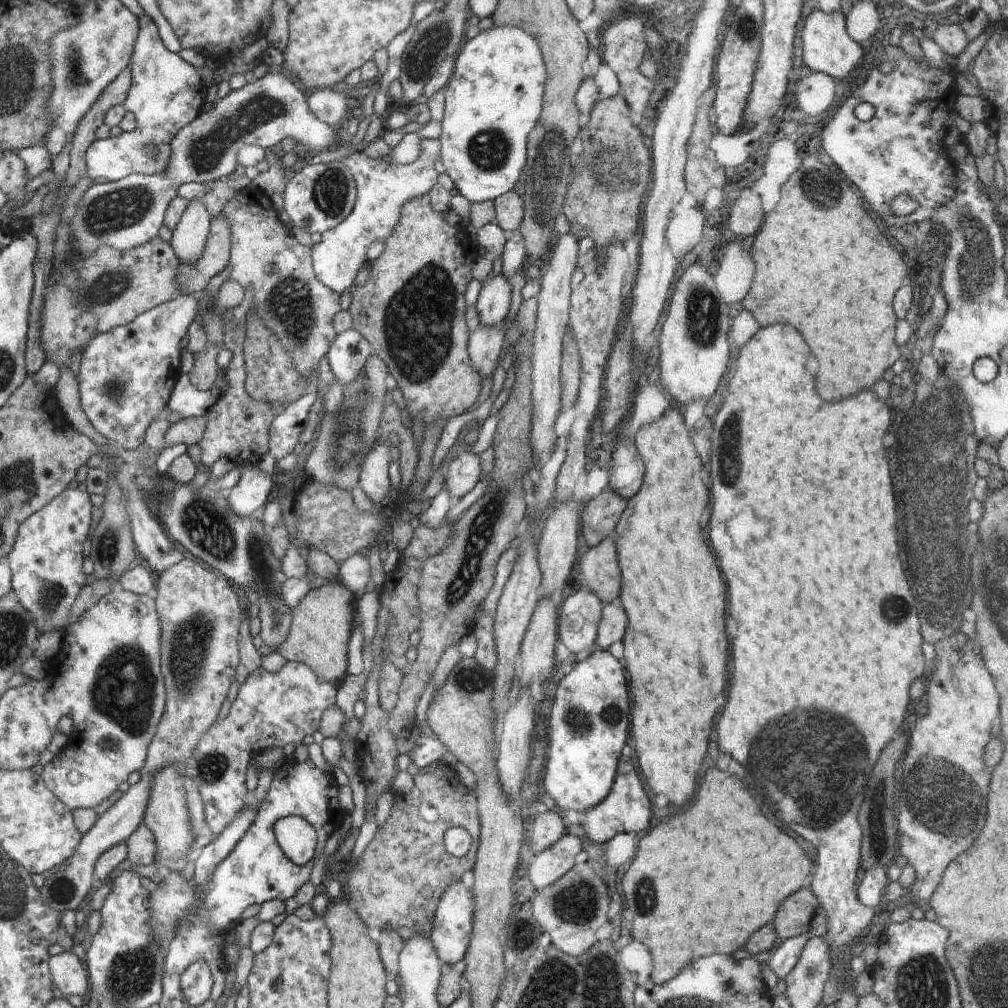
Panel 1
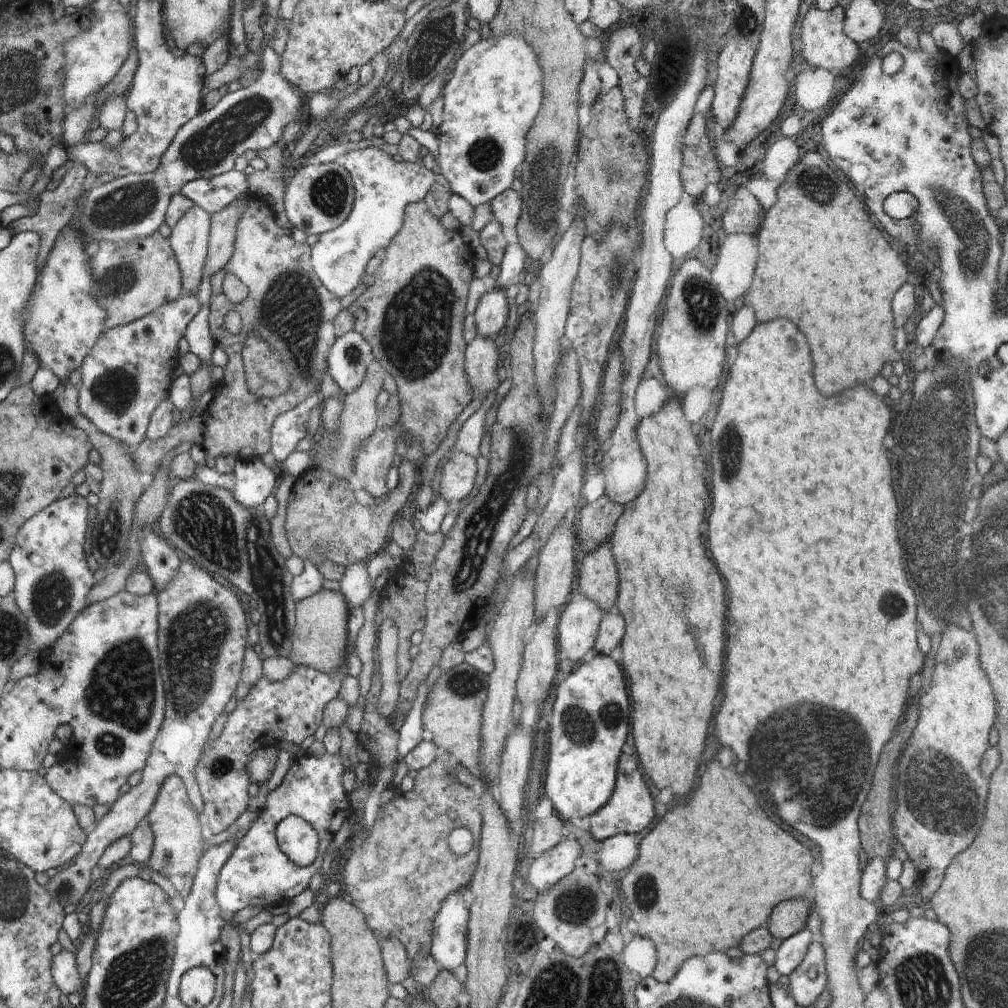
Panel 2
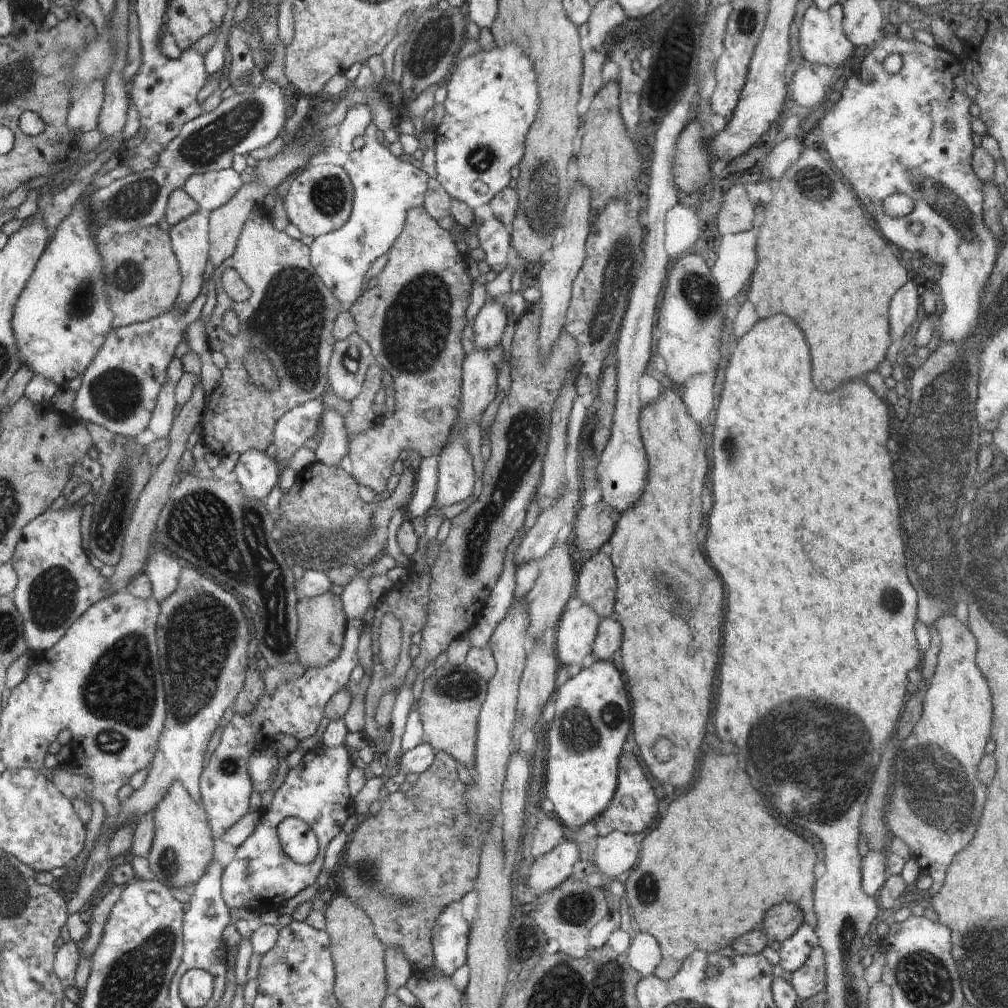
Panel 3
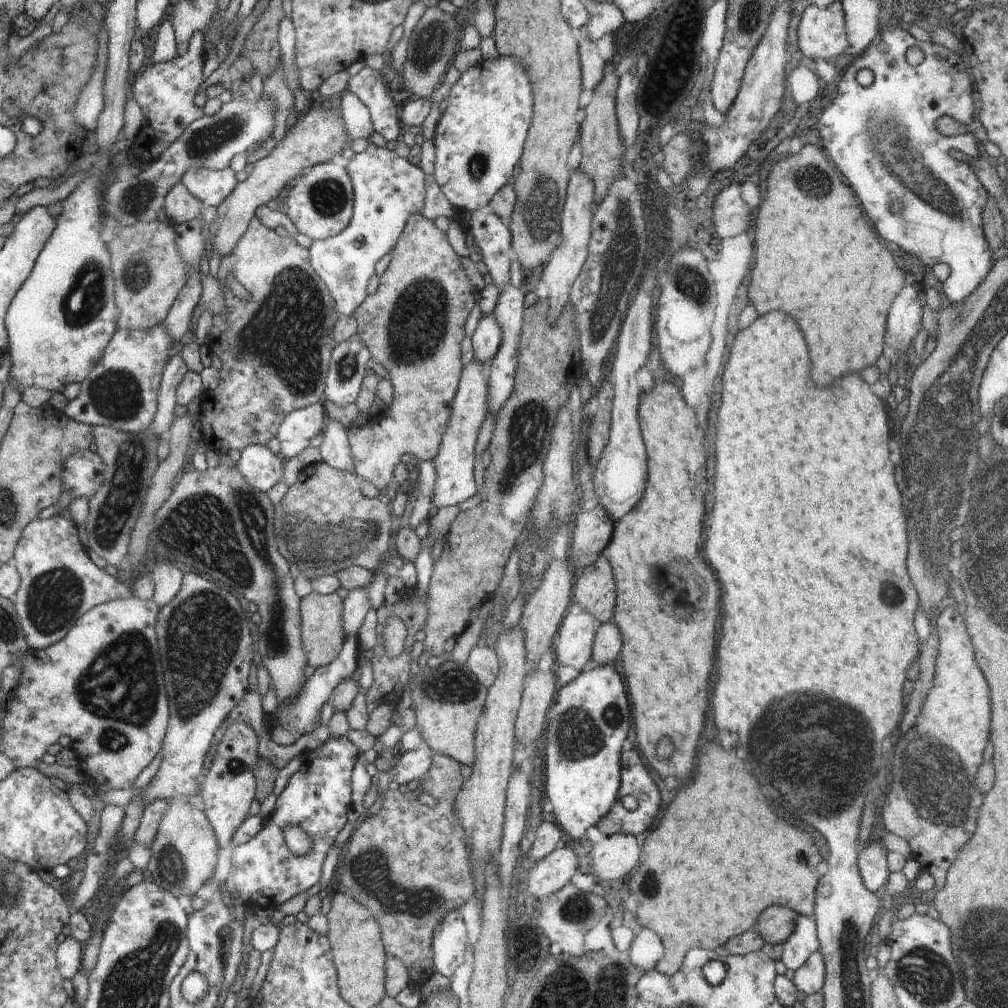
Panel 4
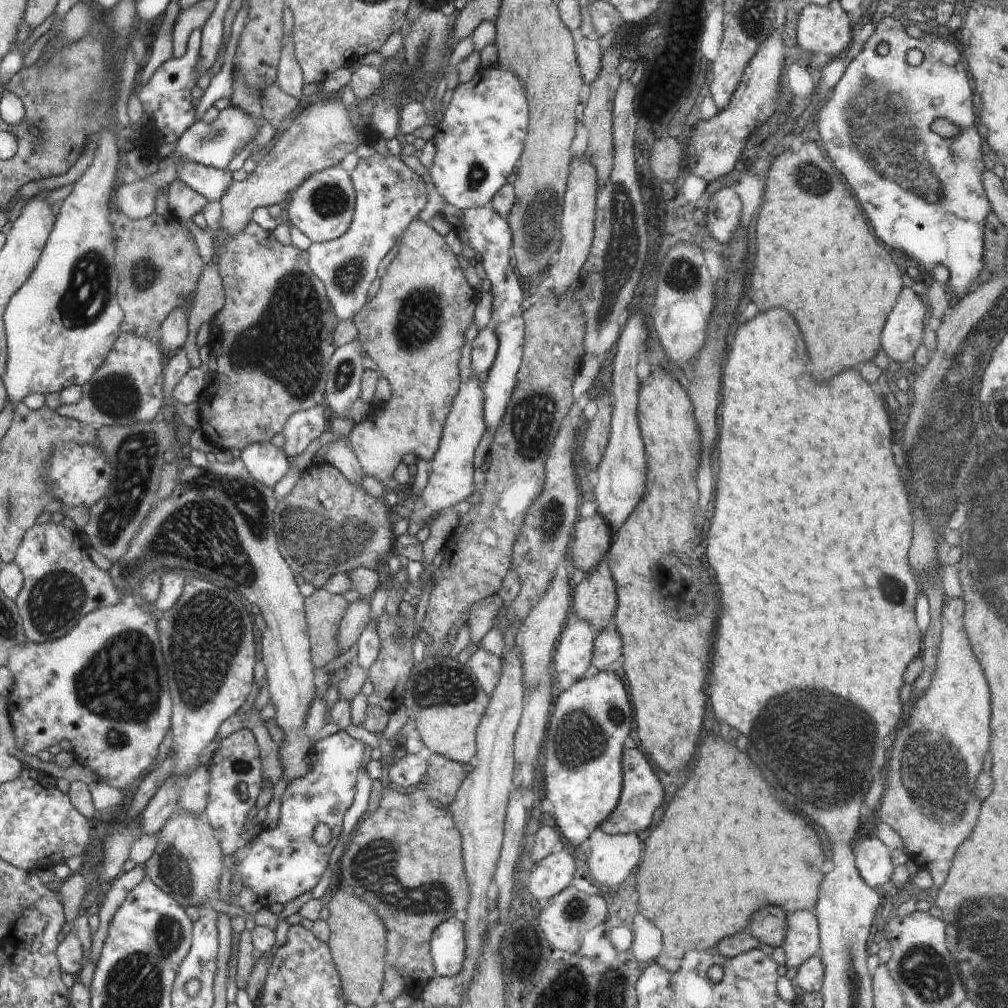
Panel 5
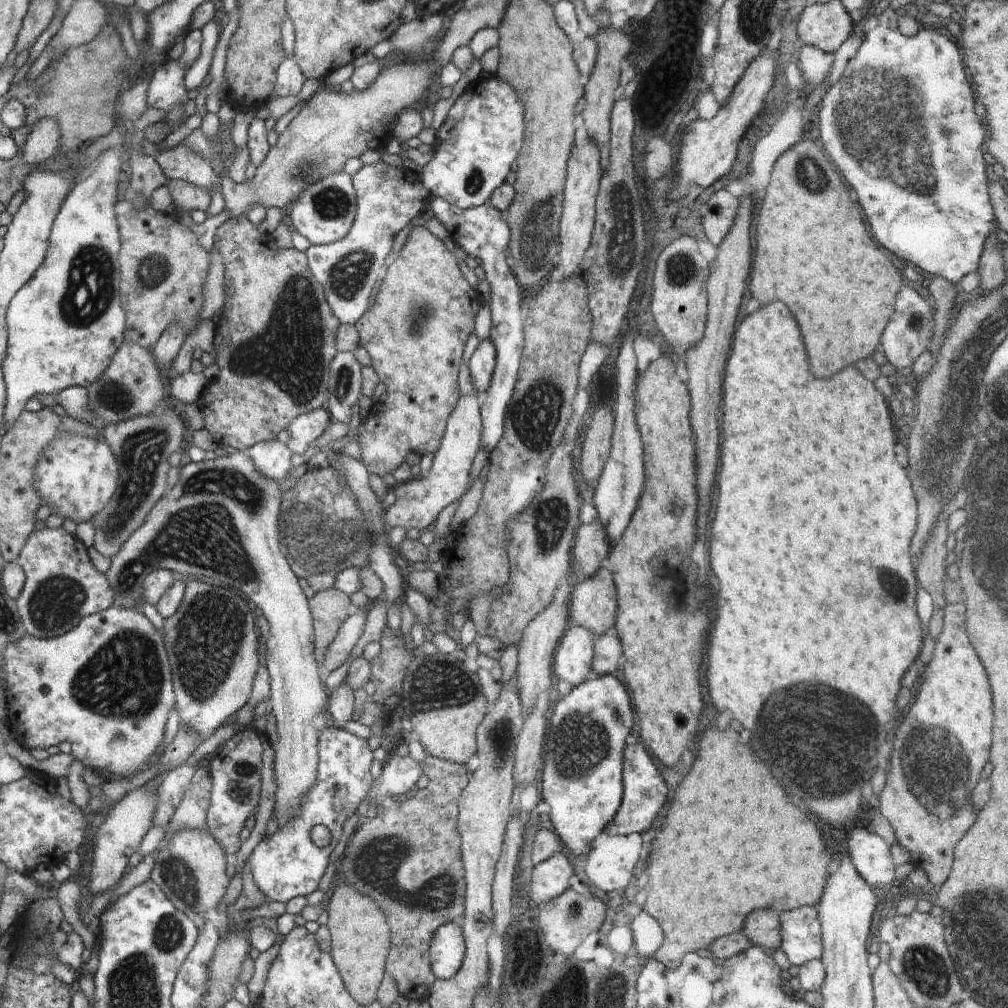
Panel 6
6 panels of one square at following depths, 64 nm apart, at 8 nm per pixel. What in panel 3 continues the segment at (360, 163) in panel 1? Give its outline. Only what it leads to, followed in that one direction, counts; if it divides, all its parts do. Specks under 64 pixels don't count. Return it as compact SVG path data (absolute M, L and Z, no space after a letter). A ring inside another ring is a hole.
M372 124L366 128L363 138L364 146L360 150L353 150L346 156L346 162L342 164L343 169L348 173L353 184L353 207L348 222L324 236L315 238L310 247L310 260L314 272L319 279L330 289L334 298L340 302L342 310L347 311L360 296L362 296L362 285L364 278L372 266L372 262L378 257L387 254L402 229L406 220L408 210L420 208L424 204L424 194L428 184L428 174L416 166L402 161L392 155L385 144L380 144L376 139L377 128Z

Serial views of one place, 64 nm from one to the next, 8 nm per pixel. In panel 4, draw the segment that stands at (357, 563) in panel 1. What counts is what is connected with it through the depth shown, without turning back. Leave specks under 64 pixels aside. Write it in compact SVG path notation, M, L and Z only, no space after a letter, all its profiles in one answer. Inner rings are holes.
M356 588L349 590L348 596L343 599L343 626L345 638L350 634L357 636L360 626L364 624L364 619L368 614L370 600L368 599L369 589Z

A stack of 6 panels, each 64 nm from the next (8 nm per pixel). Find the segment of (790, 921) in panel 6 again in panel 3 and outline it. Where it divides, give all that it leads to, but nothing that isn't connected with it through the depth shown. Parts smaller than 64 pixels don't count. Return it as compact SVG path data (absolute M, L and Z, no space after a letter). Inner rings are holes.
M806 921L788 940L781 942L780 968L784 972L798 970L810 956L810 952L819 945L818 936Z

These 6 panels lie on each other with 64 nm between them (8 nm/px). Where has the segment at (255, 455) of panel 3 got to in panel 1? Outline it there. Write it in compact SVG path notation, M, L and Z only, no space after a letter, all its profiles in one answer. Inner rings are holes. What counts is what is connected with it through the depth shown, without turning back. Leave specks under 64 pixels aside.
M258 462L247 465L241 471L238 483L225 494L232 512L242 518L263 507L275 492L270 474L261 471Z

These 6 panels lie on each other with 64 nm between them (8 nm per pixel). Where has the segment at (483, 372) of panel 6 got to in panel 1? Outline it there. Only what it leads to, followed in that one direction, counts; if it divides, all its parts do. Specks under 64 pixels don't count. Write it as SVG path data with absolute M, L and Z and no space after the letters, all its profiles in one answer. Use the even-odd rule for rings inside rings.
M490 275L482 282L474 307L482 326L502 324L510 310L511 285L502 275Z

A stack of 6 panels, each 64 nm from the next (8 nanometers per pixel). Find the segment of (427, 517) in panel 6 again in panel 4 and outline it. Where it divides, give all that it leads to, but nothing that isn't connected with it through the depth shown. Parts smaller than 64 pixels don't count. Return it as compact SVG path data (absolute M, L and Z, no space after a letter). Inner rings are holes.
M474 361L461 370L459 388L453 399L440 450L433 460L434 470L436 470L436 484L434 484L434 496L432 496L434 511L460 504L477 494L478 488L474 483L473 475L474 446L476 446L480 428L488 413L488 376L484 374L484 370L484 366L480 362Z

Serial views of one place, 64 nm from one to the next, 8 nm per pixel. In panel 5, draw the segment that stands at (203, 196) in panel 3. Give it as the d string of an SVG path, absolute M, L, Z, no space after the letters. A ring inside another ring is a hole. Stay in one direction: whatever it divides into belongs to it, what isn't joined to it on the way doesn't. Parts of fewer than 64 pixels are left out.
M182 162L176 174L186 186L202 194L208 202L218 202L233 182L229 169L216 169L198 162Z

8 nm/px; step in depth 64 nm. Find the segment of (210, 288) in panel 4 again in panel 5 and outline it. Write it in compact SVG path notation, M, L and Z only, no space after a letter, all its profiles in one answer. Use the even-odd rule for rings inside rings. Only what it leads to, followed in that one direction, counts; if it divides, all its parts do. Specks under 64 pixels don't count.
M212 256L200 274L196 294L190 304L186 344L183 346L191 369L201 367L199 347L196 334L202 324L210 324L214 317L224 308L225 290L219 272L219 259Z

